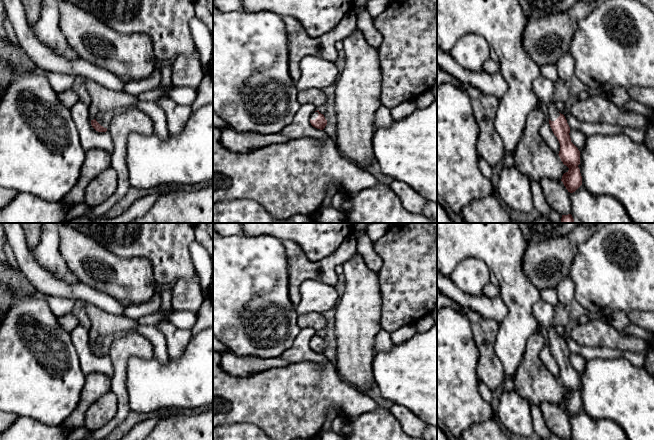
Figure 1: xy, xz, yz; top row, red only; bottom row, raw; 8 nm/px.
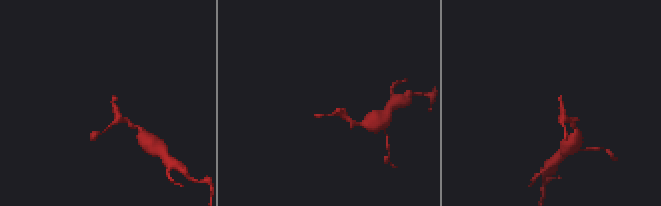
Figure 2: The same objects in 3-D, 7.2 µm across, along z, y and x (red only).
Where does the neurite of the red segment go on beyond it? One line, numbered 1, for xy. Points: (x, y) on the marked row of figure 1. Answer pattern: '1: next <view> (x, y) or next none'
1: next xy (102, 98)

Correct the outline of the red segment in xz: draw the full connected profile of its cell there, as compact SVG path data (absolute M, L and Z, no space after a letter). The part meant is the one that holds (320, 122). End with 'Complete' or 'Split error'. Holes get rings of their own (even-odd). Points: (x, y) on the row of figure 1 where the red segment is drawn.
M317 110L311 115L310 123L313 127L323 130L327 125L327 120L324 115Z. Split error

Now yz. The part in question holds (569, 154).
M542 75L533 81L533 89L539 103L547 107L550 127L560 143L559 157L569 170L563 174L561 181L568 192L575 192L582 185L582 176L578 165L580 164L580 151L571 142L570 127L565 116L555 107L554 83Z. Split error

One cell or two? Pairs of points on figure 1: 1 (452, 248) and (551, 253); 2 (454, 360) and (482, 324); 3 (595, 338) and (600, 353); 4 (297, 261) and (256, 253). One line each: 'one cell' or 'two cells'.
1: two cells
2: two cells
3: two cells
4: two cells

